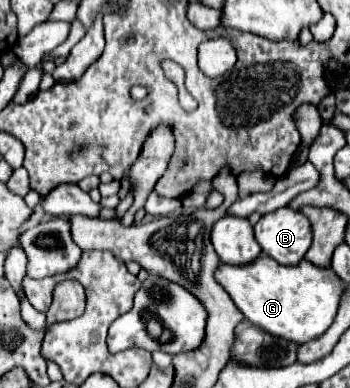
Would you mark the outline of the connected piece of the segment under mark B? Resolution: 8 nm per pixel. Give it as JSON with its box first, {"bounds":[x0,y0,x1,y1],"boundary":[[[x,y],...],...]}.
{"bounds":[255,206,311,266],"boundary":[[[289,206],[277,208],[269,214],[263,214],[261,220],[255,224],[255,238],[267,256],[273,256],[281,264],[295,266],[297,262],[303,260],[305,252],[311,246],[311,226],[309,226],[309,220],[301,212],[297,212]]]}

